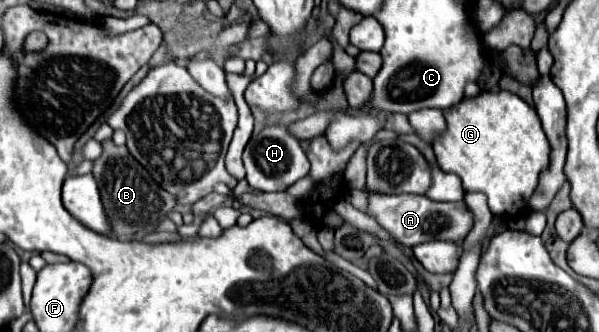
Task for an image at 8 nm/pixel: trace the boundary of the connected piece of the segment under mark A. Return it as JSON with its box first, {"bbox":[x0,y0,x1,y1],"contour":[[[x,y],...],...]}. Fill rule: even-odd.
{"bbox":[368,192,472,246],"contour":[[[368,192],[368,214],[404,246],[416,246],[428,240],[460,240],[472,228],[472,214],[464,202],[432,202],[416,194],[380,194]]]}

